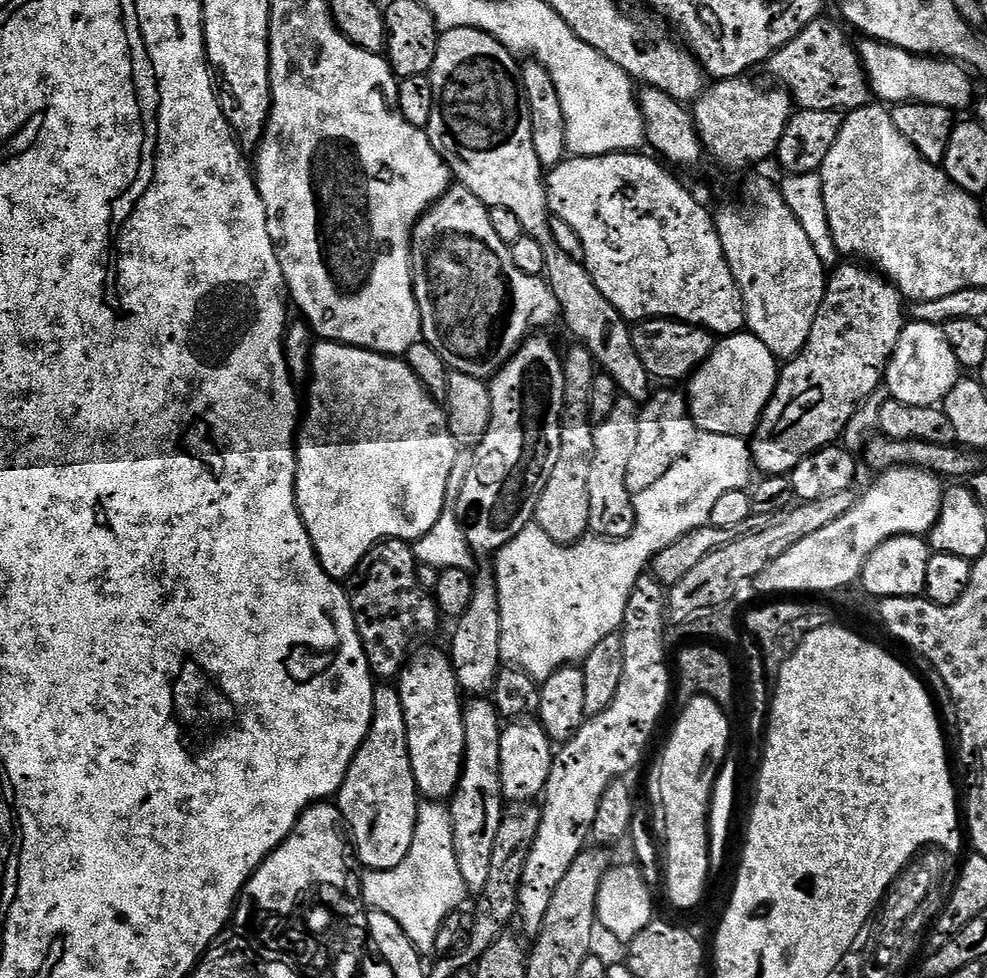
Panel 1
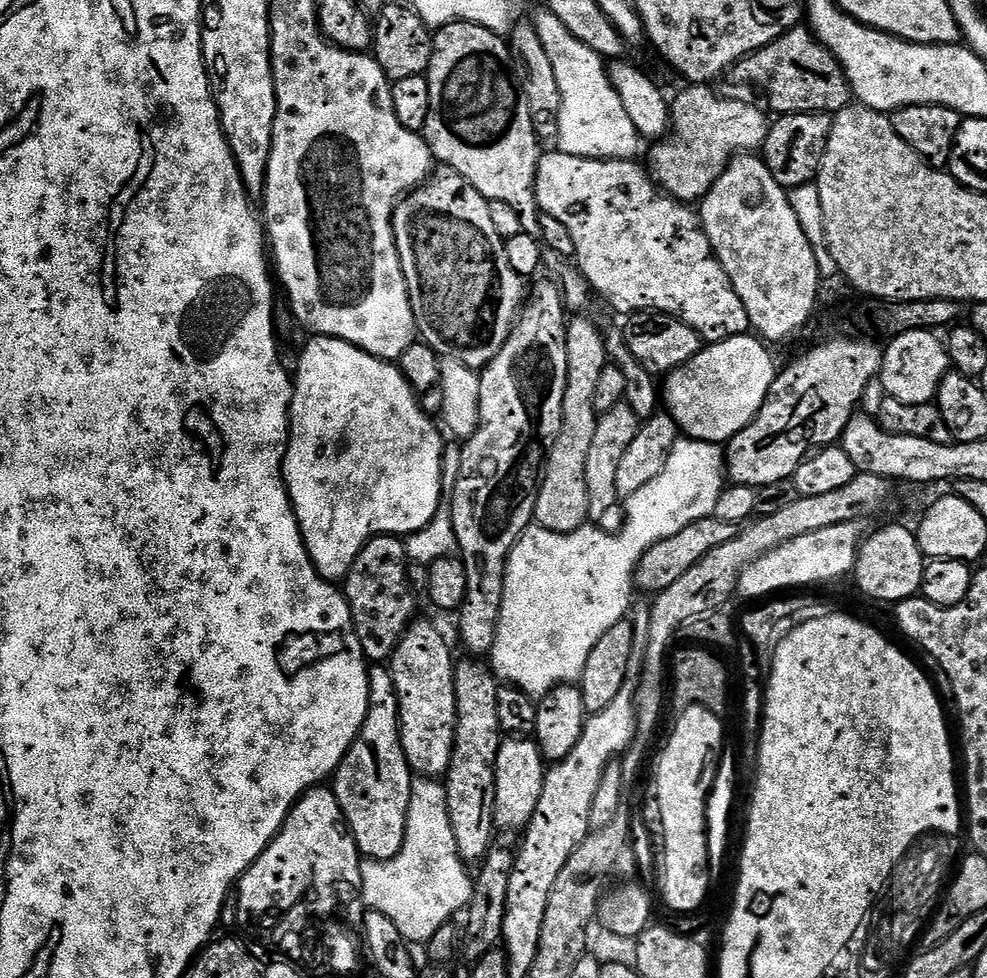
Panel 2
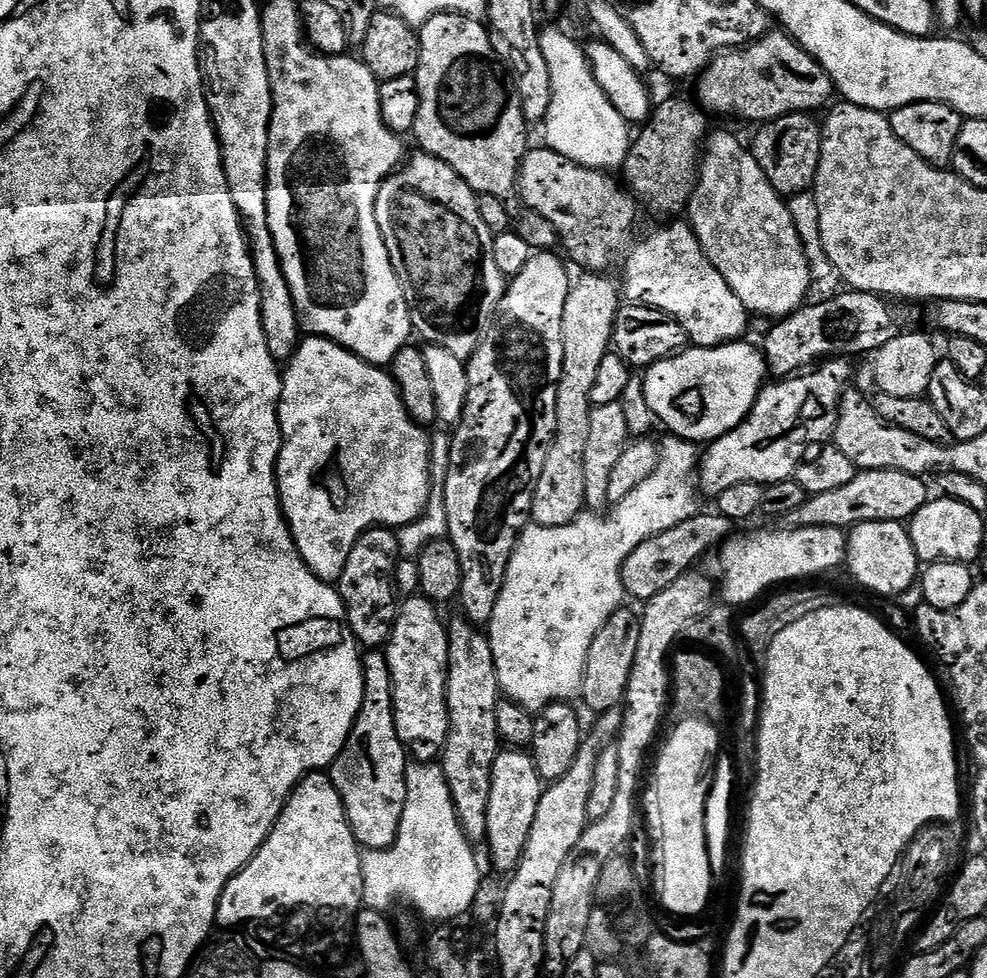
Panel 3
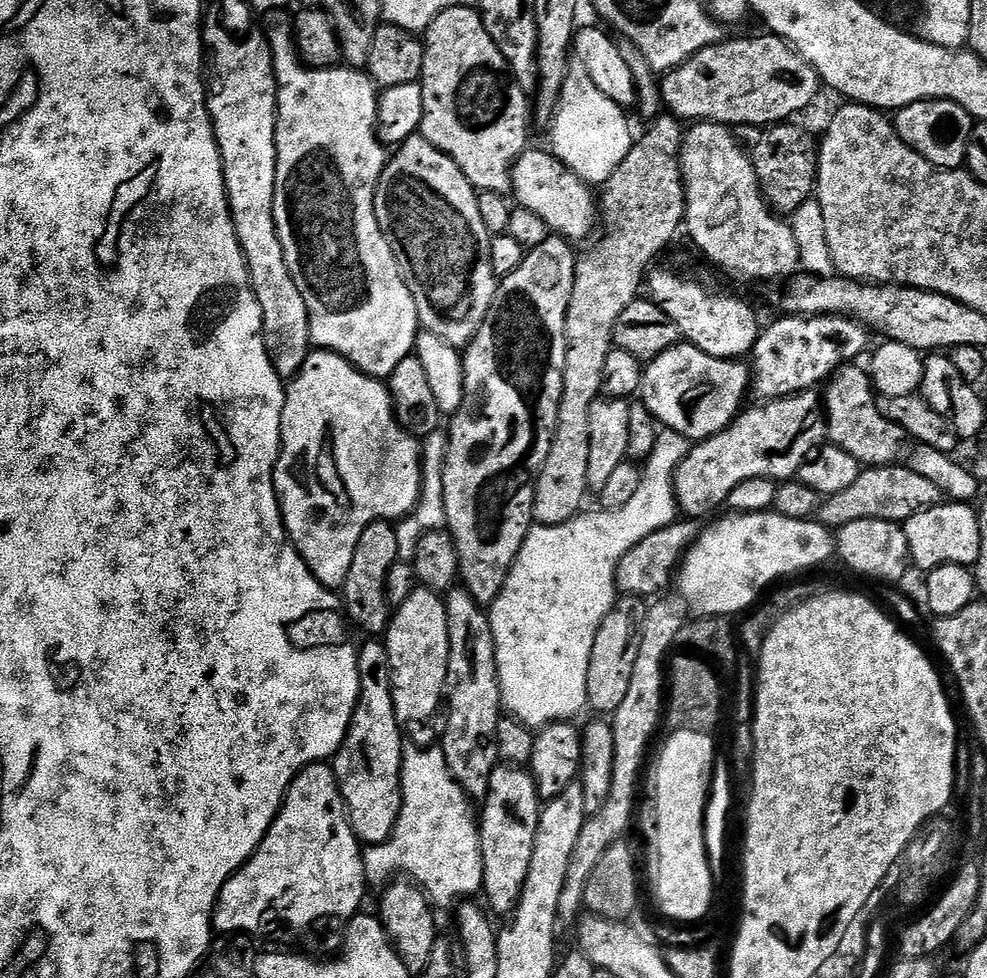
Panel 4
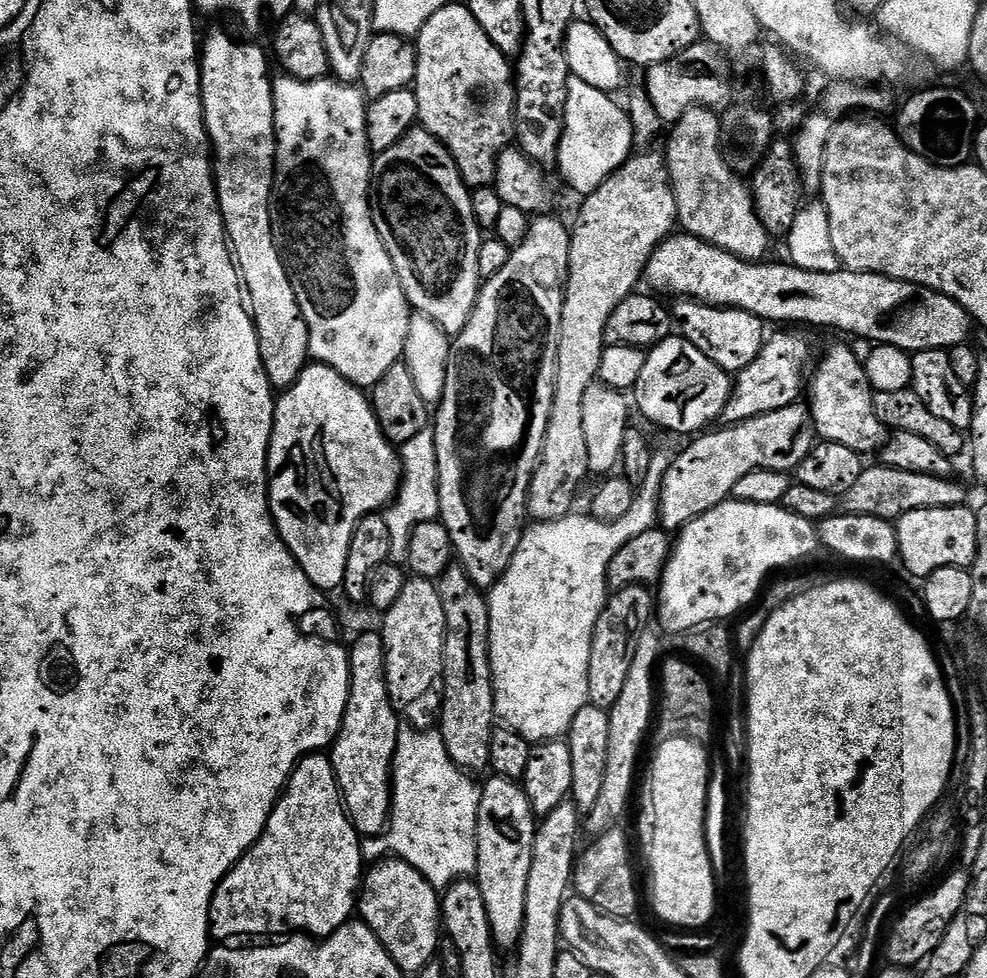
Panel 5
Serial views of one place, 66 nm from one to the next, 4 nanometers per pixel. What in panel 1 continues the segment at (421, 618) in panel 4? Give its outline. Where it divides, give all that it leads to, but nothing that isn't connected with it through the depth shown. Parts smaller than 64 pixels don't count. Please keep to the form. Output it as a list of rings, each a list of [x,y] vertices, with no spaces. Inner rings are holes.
[[[417,647],[409,655],[398,677],[402,714],[406,714],[406,742],[417,793],[428,802],[448,802],[456,792],[464,765],[462,689],[451,655],[445,649],[443,652],[440,648],[423,647]]]

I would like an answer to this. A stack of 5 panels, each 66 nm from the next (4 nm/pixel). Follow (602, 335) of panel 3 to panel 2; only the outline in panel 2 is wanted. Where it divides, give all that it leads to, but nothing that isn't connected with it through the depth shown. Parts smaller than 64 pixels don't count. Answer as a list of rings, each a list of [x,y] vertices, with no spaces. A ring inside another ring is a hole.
[[[576,318],[568,324],[568,341],[566,342],[566,390],[562,402],[562,430],[548,452],[548,464],[540,481],[540,493],[536,503],[535,523],[551,532],[565,534],[585,527],[589,523],[590,494],[586,490],[586,457],[590,455],[590,445],[594,440],[594,430],[598,413],[594,410],[594,393],[598,387],[598,378],[602,375],[604,365],[609,358],[604,350],[604,338],[601,329],[596,329],[588,320]]]

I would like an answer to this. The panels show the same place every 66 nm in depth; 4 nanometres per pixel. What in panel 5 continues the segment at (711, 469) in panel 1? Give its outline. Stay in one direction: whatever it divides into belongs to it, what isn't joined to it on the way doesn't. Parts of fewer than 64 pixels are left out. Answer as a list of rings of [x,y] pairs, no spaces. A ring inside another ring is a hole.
[[[653,451],[652,461],[648,467],[648,473],[644,483],[639,485],[634,502],[626,514],[626,518],[618,518],[607,524],[601,520],[595,520],[592,515],[576,516],[569,514],[561,520],[545,520],[533,523],[525,527],[524,536],[518,542],[518,550],[514,550],[514,558],[510,558],[510,566],[506,566],[501,590],[492,590],[487,593],[488,613],[490,614],[490,634],[488,635],[488,653],[490,654],[490,666],[492,667],[492,685],[494,686],[494,706],[496,707],[496,718],[501,725],[514,729],[516,733],[522,734],[531,744],[542,743],[555,739],[561,739],[568,731],[574,720],[574,714],[582,710],[582,706],[588,704],[588,671],[590,670],[590,646],[594,638],[594,626],[602,614],[604,604],[610,595],[608,587],[608,566],[610,558],[618,552],[630,540],[636,538],[646,530],[657,527],[660,514],[660,483],[666,474],[670,463],[669,453]]]

